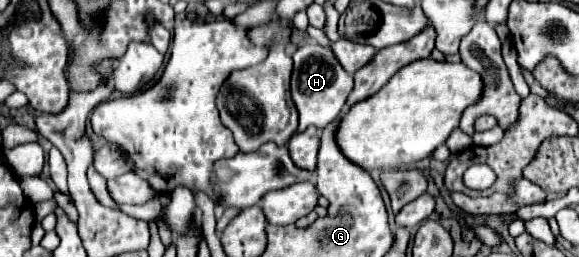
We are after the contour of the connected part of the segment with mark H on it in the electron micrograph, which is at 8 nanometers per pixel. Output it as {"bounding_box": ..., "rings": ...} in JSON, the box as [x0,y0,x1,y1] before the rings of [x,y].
{"bounding_box":[291,43,353,131],"rings":[[[307,43],[299,47],[293,55],[293,75],[291,75],[291,95],[299,111],[299,131],[315,125],[323,129],[333,121],[343,109],[349,93],[353,89],[353,77],[341,67],[331,47],[321,47],[317,43]]]}

